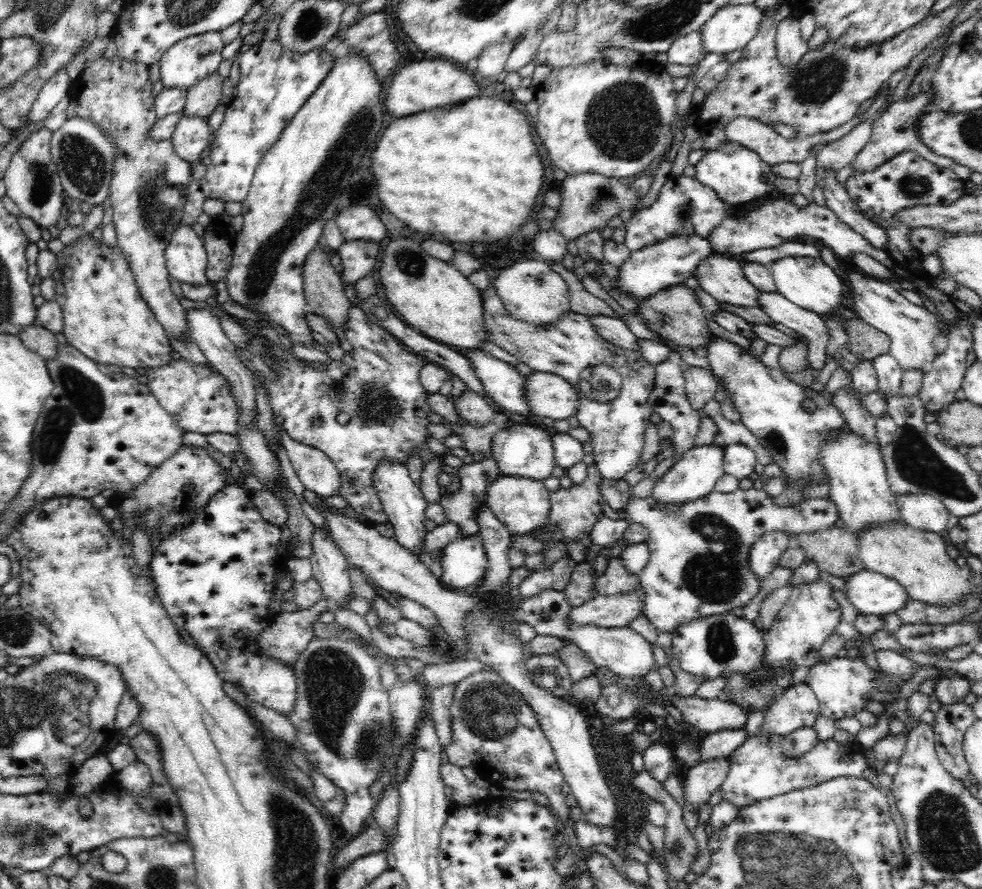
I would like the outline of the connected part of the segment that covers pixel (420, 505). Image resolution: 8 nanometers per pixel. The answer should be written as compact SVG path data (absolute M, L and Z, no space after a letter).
M385 459L373 472L371 482L389 523L394 527L394 539L411 553L422 546L427 530L423 524L427 501L412 481L407 464Z

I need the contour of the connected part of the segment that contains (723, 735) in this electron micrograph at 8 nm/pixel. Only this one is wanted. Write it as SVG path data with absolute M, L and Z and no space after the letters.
M745 726L744 728L739 728L739 730L730 728L729 730L709 733L701 742L699 760L704 762L704 760L712 760L712 758L722 756L730 757L732 752L744 743L747 738L748 732Z

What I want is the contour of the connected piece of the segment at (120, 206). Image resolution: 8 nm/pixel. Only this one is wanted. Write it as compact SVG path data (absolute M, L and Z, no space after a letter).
M118 55L110 59L102 56L72 82L67 115L68 118L78 116L96 123L117 144L109 190L117 245L122 248L134 273L140 294L167 336L191 338L185 309L170 291L170 276L164 262L166 244L181 222L190 184L190 163L174 153L170 139L156 142L146 137L148 128L157 122L154 104L152 85L148 83L148 68L142 63L118 59Z

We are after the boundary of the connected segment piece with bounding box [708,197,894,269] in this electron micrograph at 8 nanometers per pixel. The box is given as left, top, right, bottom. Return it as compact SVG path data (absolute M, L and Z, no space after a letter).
M786 197L770 200L764 204L754 204L746 211L724 217L708 239L714 254L740 256L759 248L776 248L783 242L803 240L803 236L819 238L825 242L835 257L842 259L842 264L849 263L857 253L862 253L888 269L894 266L887 251L874 248L859 232L842 222L826 205L818 206L811 202L808 207L802 209L796 207Z

